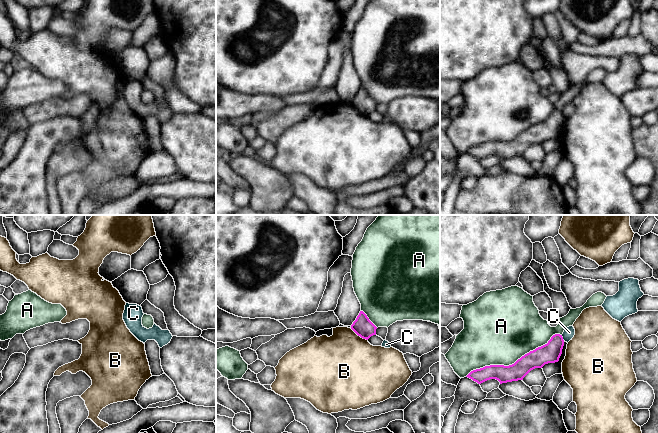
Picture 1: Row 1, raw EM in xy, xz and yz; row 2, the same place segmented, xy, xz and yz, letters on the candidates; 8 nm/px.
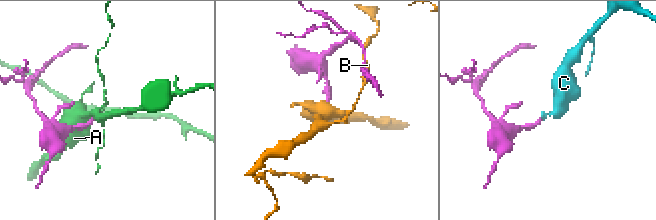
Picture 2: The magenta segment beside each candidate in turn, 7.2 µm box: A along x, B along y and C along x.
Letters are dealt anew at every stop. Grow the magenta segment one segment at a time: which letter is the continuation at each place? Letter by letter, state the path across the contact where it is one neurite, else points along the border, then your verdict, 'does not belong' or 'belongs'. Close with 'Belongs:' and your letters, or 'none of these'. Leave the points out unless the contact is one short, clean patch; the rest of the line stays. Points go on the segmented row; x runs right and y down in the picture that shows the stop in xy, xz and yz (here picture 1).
A: does not belong
B: border along xz (350, 328), (367, 340); does not belong
C: border along yz (561, 335), (564, 340); does not belong
Belongs: none of these

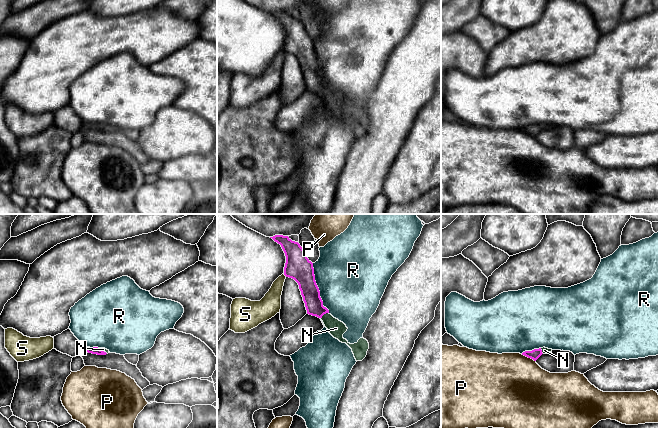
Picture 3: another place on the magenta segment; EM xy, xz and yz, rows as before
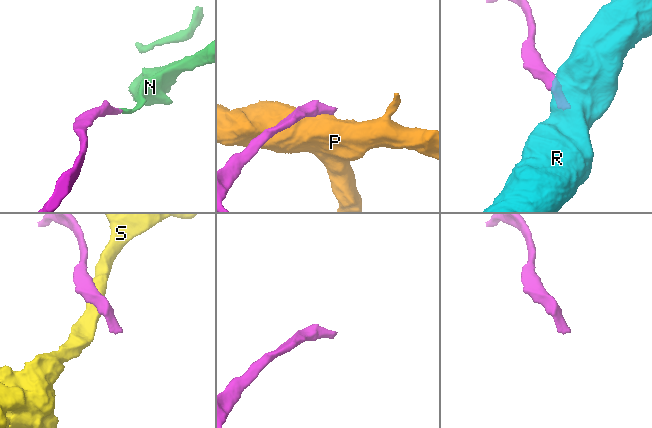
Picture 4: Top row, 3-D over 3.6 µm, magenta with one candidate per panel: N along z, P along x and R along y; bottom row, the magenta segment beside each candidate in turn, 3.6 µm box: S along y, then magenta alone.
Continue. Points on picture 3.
N: runs through xz (310, 292), (313, 302), (324, 313), (336, 328); belongs
P: border along yz (521, 354), (535, 361); does not belong
R: does not belong
S: does not belong
Belongs: N

